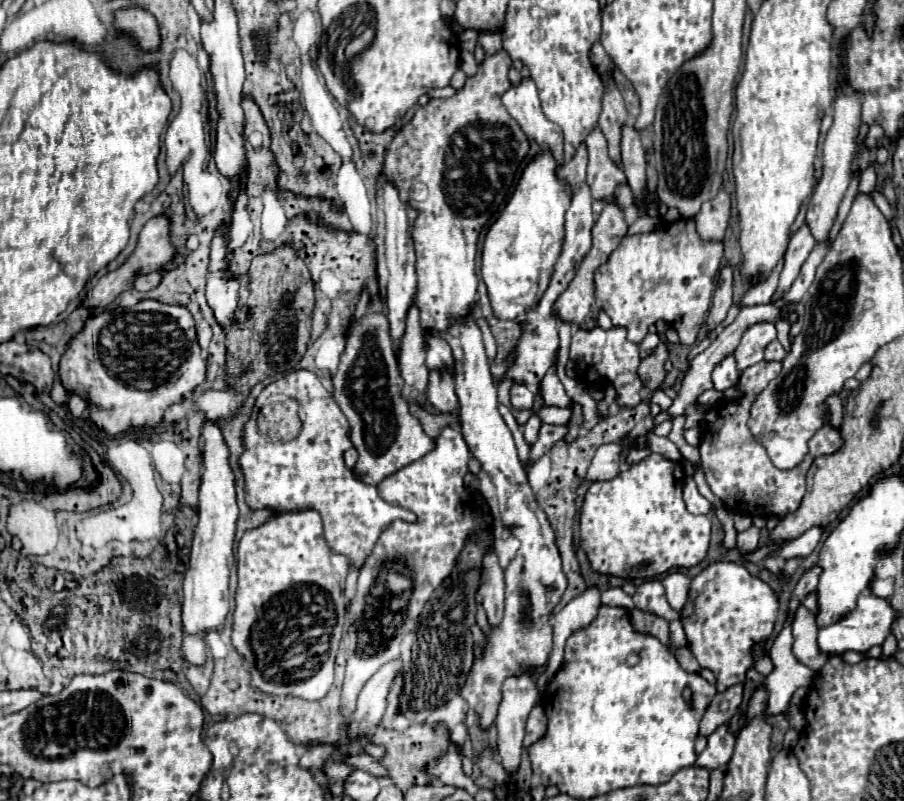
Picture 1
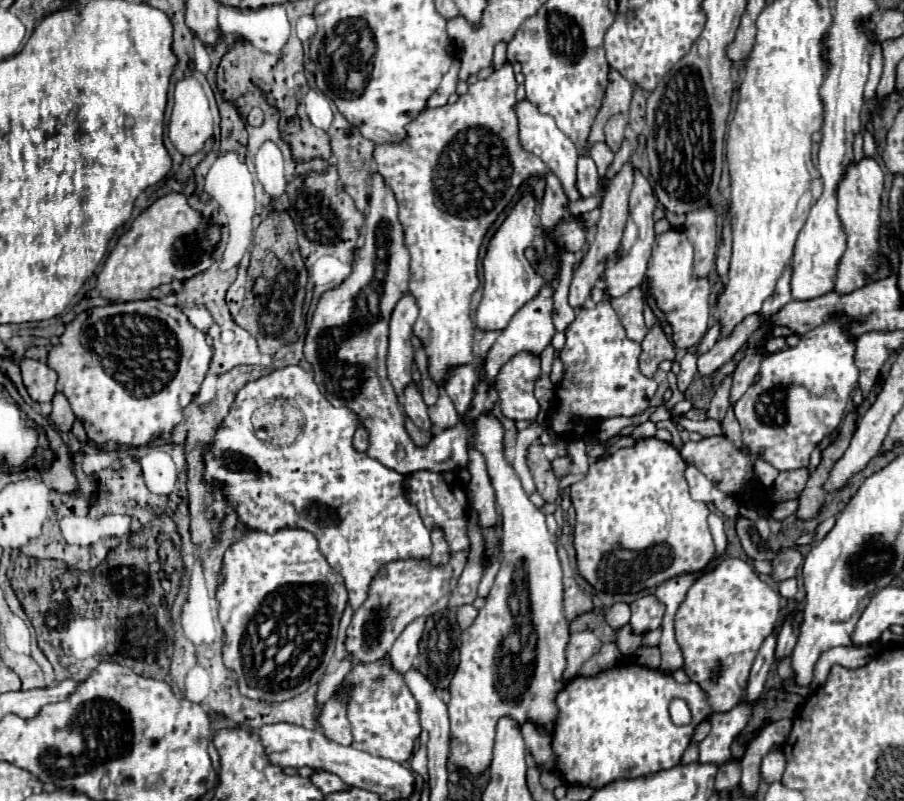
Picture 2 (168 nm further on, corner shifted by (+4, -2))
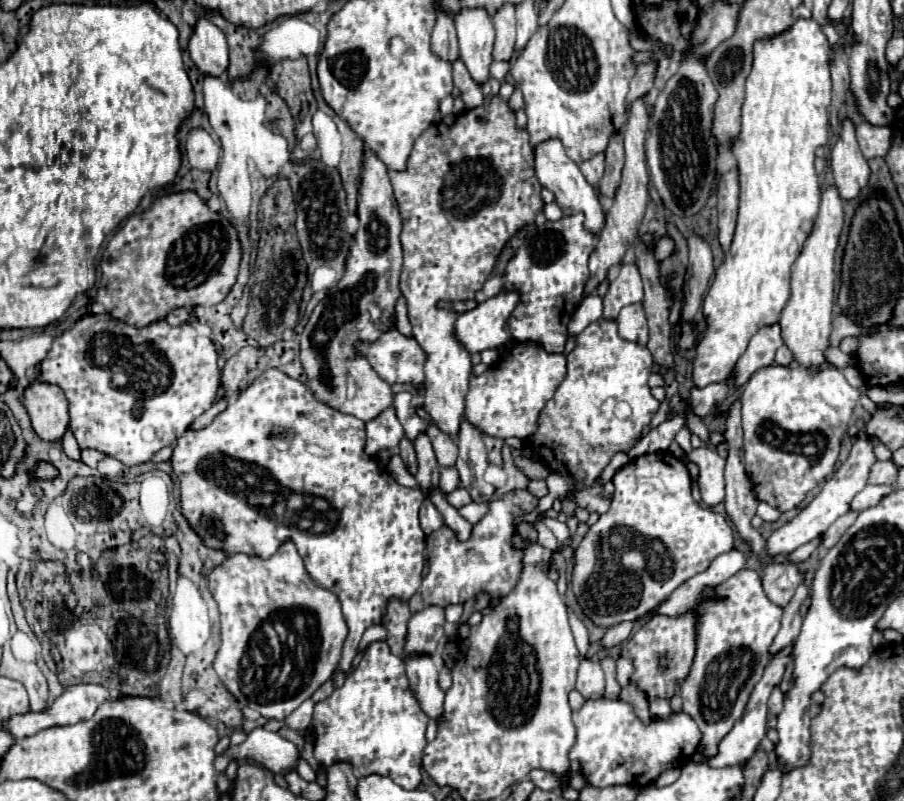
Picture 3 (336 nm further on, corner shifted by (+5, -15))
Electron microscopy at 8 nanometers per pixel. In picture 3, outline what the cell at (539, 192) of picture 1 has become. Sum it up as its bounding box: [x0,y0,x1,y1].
[455,288,521,354]

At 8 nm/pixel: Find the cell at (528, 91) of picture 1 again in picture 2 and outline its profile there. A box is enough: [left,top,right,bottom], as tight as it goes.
[516,101,580,201]

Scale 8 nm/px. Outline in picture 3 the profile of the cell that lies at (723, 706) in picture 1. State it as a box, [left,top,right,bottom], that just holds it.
[769,584,807,656]

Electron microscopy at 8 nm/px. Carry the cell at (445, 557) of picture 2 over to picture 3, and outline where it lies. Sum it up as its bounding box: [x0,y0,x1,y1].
[409,490,537,612]

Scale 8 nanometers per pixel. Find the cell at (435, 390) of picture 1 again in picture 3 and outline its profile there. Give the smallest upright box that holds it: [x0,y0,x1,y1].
[417,408,457,466]

